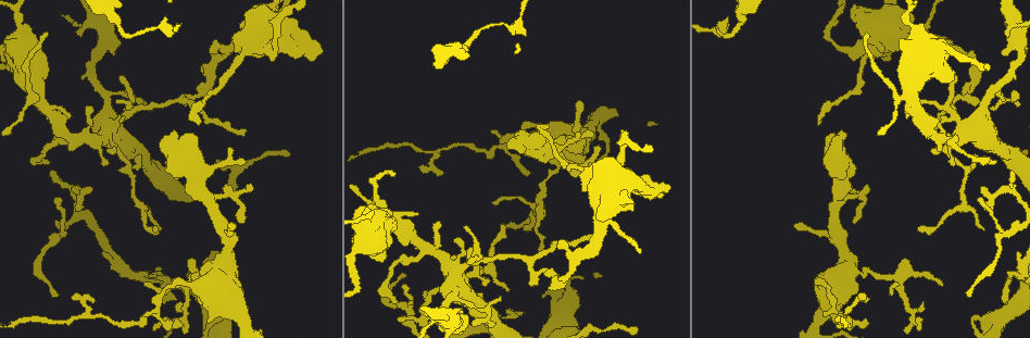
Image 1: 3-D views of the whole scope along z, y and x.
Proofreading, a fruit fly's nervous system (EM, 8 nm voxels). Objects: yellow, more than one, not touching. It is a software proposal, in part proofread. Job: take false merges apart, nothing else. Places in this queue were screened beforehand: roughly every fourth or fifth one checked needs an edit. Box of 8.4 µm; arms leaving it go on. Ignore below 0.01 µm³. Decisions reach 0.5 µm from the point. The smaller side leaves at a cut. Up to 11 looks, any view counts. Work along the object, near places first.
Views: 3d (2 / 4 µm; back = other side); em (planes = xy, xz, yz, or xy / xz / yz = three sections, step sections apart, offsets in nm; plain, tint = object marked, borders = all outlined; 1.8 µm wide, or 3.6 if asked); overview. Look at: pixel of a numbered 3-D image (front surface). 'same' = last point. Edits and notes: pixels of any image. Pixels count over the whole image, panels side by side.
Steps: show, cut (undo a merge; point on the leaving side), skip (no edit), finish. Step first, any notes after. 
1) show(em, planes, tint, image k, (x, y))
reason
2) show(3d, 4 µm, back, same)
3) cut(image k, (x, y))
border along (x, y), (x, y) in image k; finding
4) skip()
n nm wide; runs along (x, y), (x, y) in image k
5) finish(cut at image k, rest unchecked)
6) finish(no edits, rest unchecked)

show(em, 3.6 µm, planes, tint, image 1, (35, 96))
three arms meet

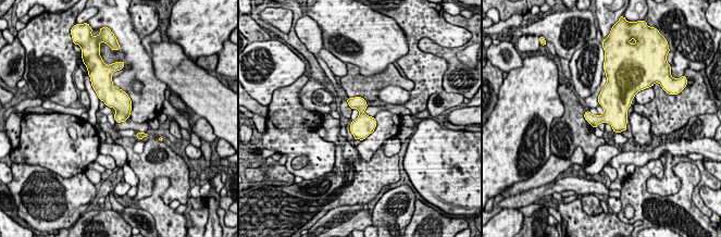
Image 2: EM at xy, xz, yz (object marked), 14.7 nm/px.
skip()
240 nm wide; one neuron here

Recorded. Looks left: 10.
show(3d, 4 µm, image 1, (456, 273))
abrupt turn

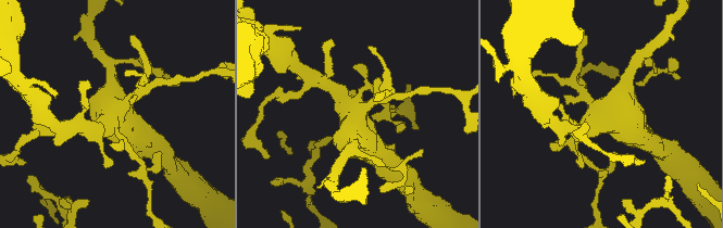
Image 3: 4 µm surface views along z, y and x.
show(em, xz, step 8, tint, image 3, (110, 116))
shape alone is not enough

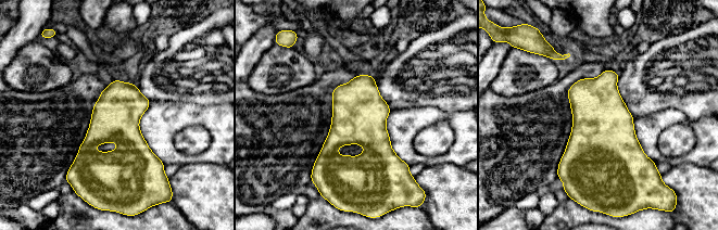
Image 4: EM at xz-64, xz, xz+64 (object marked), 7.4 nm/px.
skip()
360 nm wide; one neuron here

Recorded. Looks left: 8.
show(em, planes, tint, image 1, (420, 311))
sharp bend

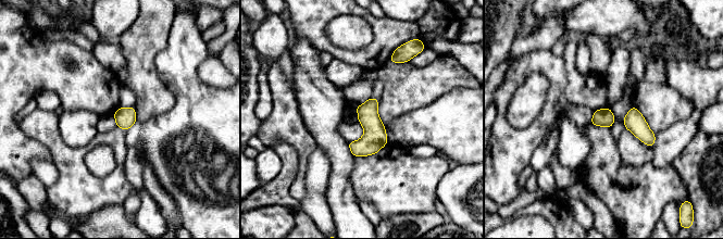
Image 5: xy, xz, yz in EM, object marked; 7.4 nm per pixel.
skip()
all the same neuron

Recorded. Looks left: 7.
show(3d, 2 µm, image 1, (927, 28))
sudden change in width

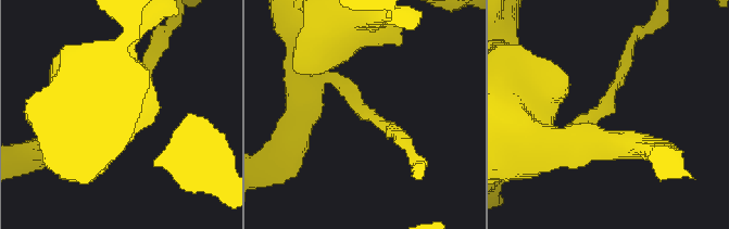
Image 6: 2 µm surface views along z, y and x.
show(em, xz, step 16, tint, image 6, (593, 111))

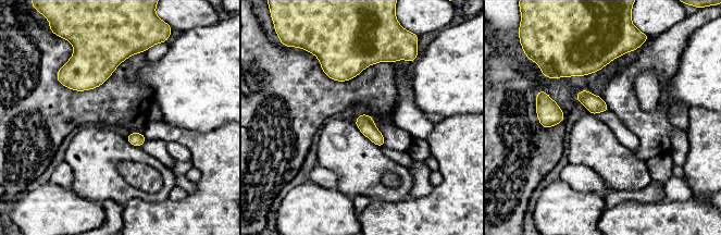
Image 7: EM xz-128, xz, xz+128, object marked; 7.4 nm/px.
skip()
continuous, no second neuron

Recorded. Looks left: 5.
show(3d, 2 µm, image 1, (205, 196))
sharp bend

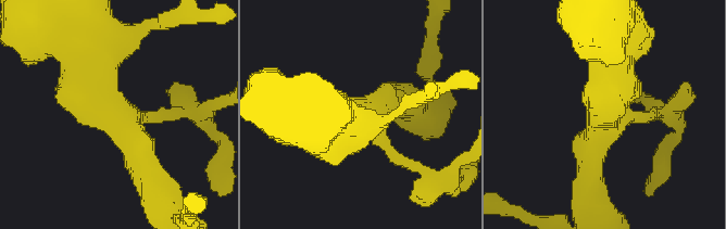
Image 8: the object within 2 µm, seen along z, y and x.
show(em, planes, tint, image 8, (604, 116))
3 arms; now the EM

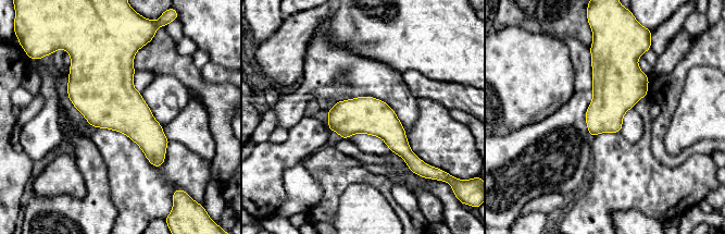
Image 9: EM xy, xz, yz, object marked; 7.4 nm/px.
skip()
runs along (330, 112), (370, 115), (413, 159) in image 9; all the same neuron

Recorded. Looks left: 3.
finish(no edits, rest unchecked)

